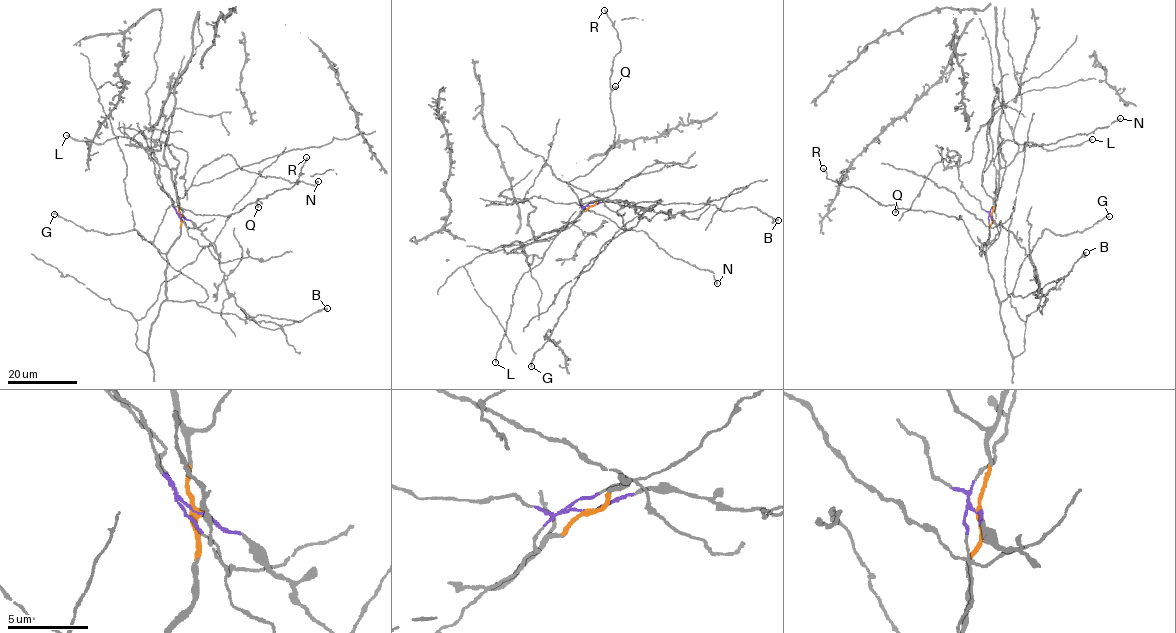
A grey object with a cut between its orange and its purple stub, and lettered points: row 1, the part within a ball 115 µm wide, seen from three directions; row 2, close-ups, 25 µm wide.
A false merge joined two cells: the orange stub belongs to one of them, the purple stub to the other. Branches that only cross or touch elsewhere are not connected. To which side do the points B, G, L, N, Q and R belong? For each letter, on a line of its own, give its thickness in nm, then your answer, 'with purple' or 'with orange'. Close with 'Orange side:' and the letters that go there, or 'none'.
B: calibre 360 nm; with orange
G: calibre 240 nm; with orange
L: calibre 220 nm; with orange
N: calibre 220 nm; with orange
Q: calibre 320 nm; with orange
R: calibre 180 nm; with orange
Orange side: B, G, L, N, Q, R

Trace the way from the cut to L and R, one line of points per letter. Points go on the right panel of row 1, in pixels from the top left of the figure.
L: (991, 216), (998, 171), (1021, 152), (1025, 142), (1052, 151), (1092, 139)
R: (991, 216), (986, 259), (961, 216), (884, 205), (853, 187), (828, 179), (822, 168)

